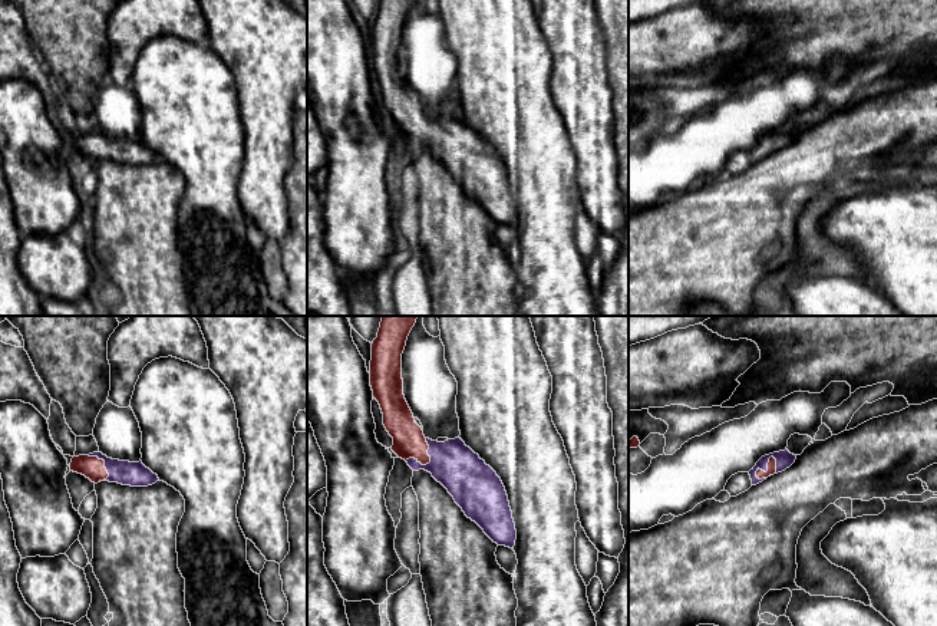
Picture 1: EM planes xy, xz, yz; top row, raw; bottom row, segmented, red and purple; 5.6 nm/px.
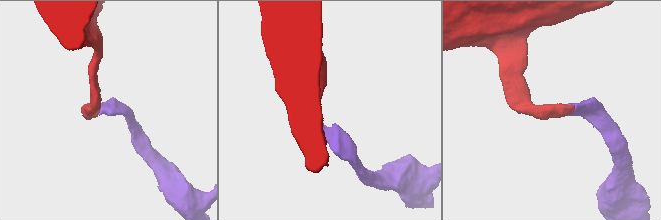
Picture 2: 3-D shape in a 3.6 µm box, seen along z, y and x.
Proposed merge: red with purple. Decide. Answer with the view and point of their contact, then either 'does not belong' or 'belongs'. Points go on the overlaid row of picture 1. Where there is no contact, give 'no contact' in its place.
yz (764, 471) | belongs

